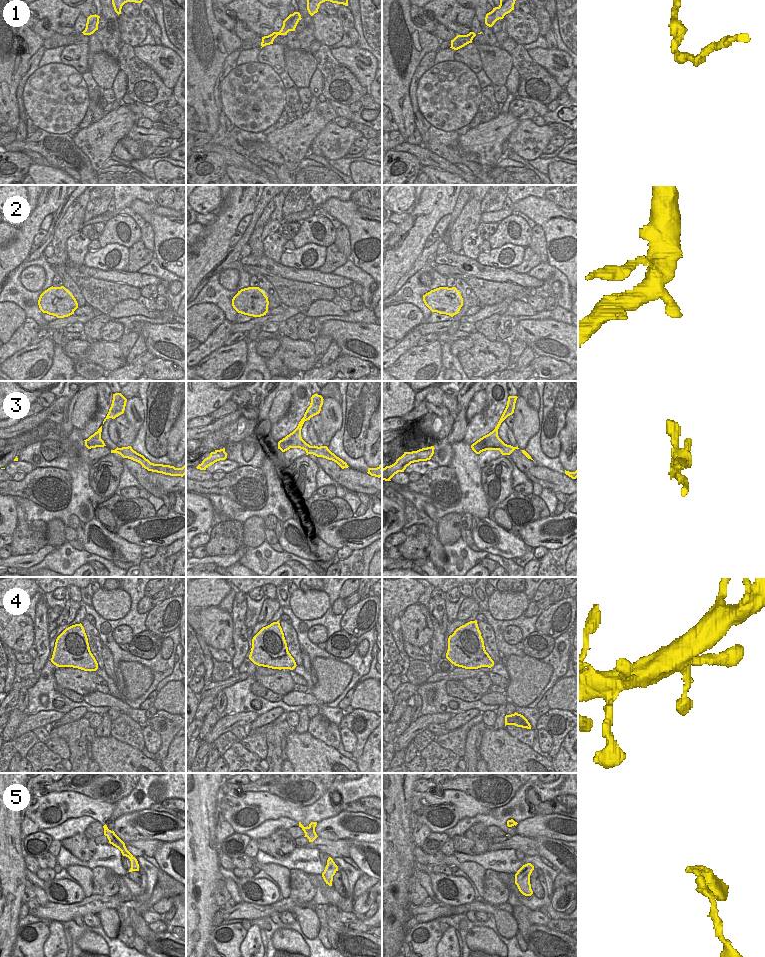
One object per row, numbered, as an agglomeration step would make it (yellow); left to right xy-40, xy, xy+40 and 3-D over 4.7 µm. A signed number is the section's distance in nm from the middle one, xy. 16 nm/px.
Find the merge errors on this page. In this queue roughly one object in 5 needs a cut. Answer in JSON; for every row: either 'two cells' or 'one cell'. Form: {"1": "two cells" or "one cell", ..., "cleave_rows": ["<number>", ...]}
{"1": "one cell", "2": "one cell", "3": "one cell", "4": "one cell", "5": "two cells", "cleave_rows": ["5"]}

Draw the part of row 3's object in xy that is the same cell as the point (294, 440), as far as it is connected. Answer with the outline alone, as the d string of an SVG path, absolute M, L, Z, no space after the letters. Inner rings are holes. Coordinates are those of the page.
M312 395L310 406L307 408L304 417L301 419L297 428L292 433L278 442L278 449L285 452L290 448L300 448L306 451L306 455L313 454L317 457L323 457L336 462L342 469L348 468L349 466L347 463L332 453L327 446L310 446L301 437L301 429L304 422L310 420L311 417L320 413L323 400L324 399L321 395Z

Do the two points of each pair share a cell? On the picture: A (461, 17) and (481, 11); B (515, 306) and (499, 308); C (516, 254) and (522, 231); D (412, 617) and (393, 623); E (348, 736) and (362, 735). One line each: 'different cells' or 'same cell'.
A: different cells
B: different cells
C: different cells
D: different cells
E: different cells

